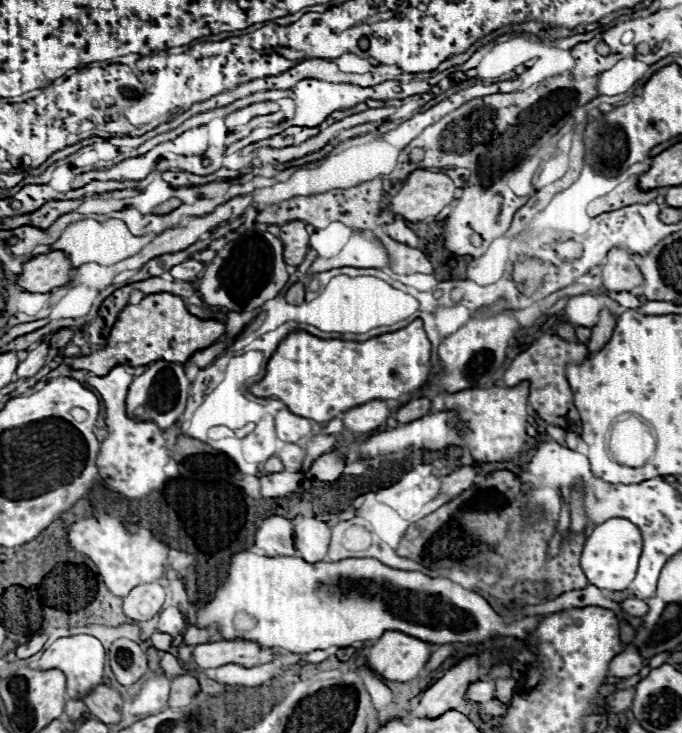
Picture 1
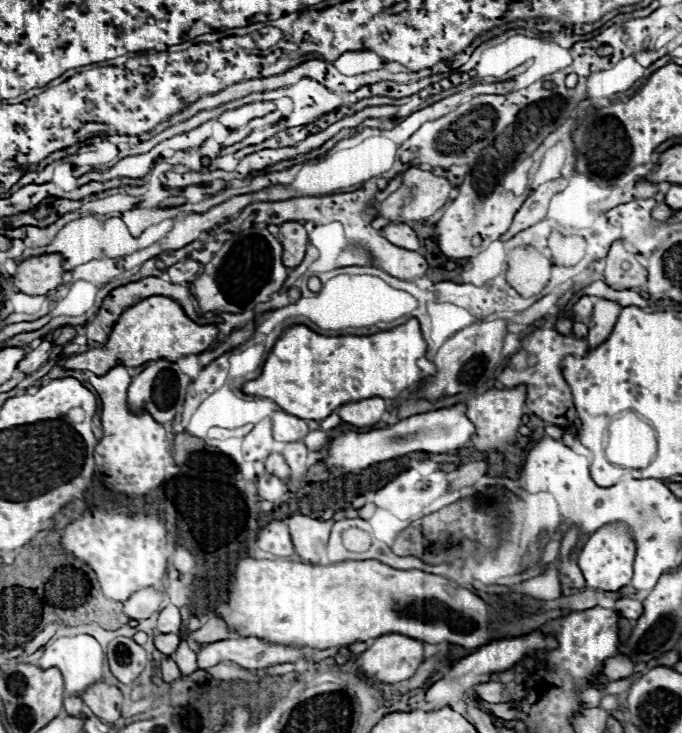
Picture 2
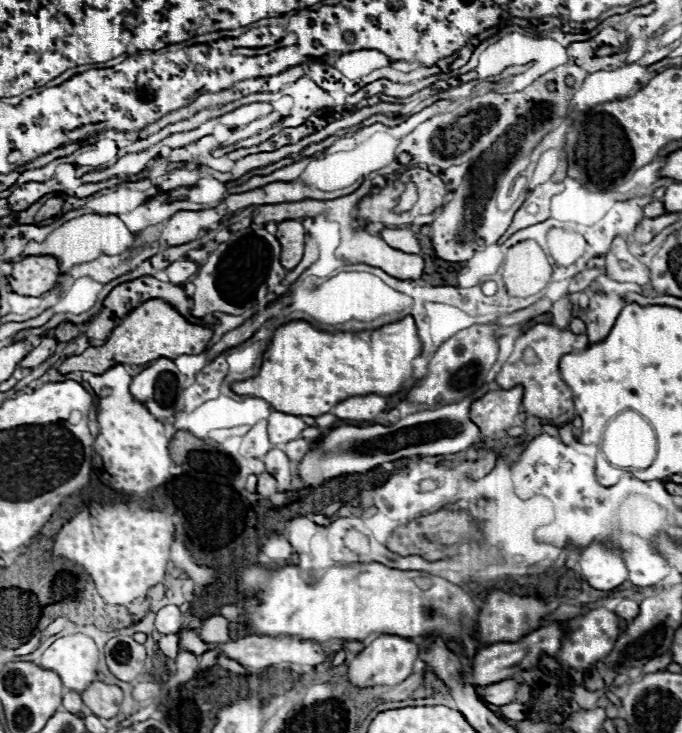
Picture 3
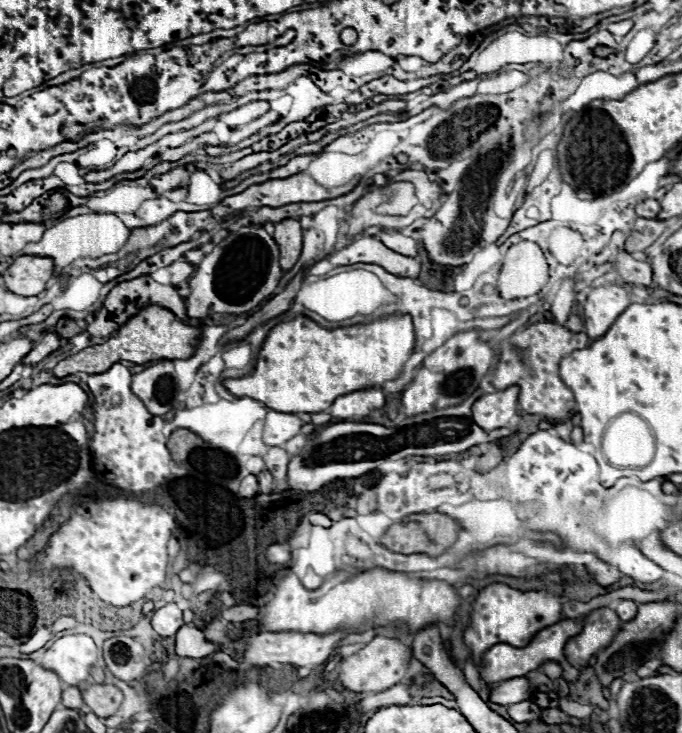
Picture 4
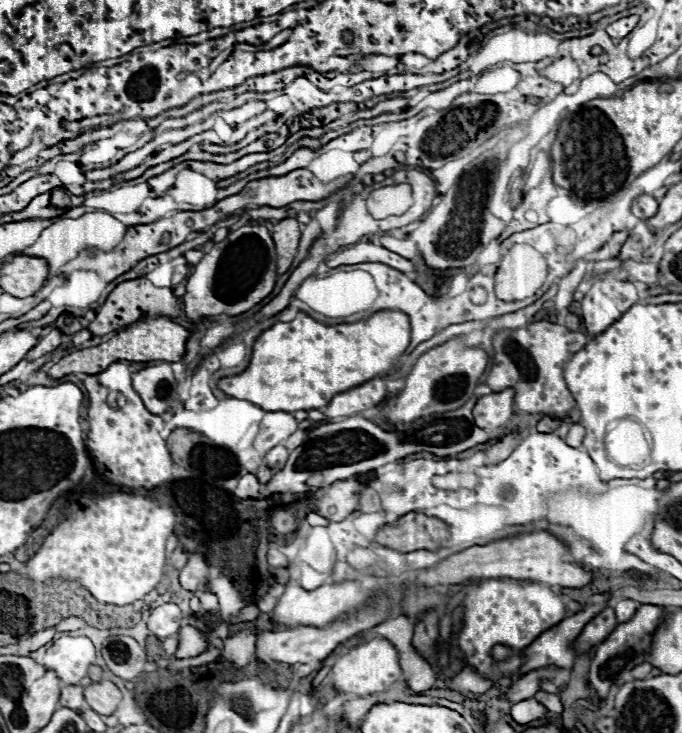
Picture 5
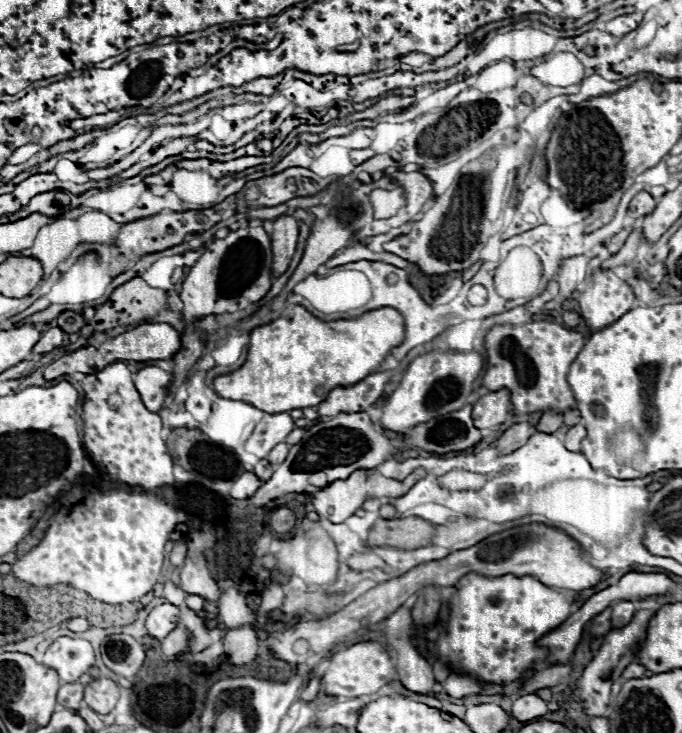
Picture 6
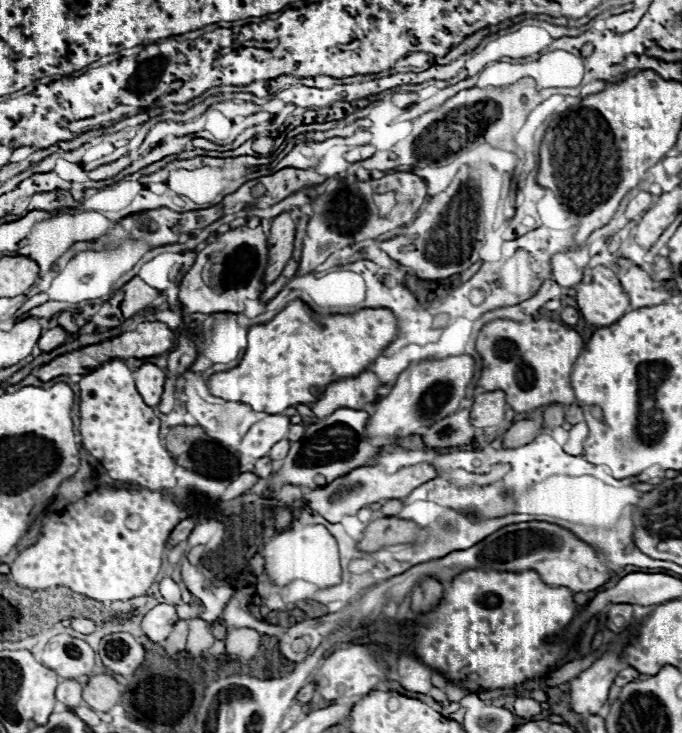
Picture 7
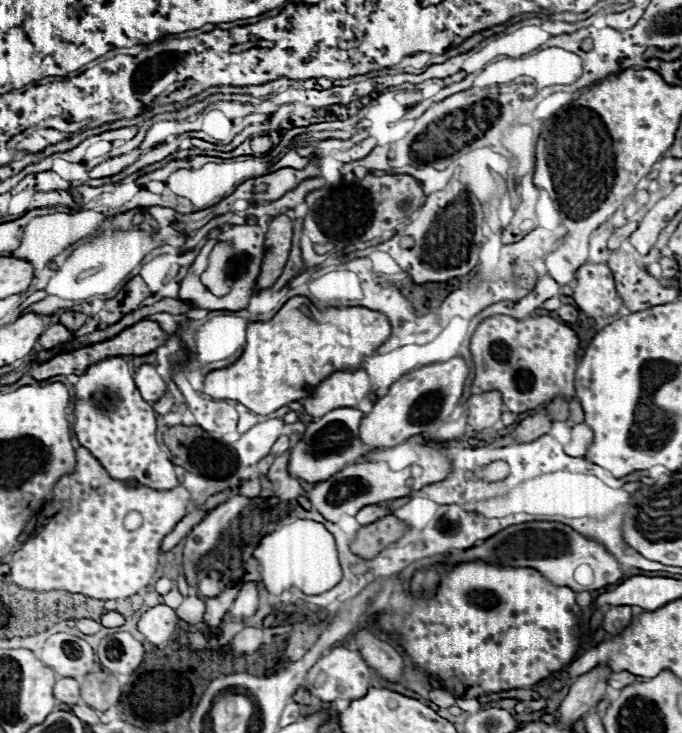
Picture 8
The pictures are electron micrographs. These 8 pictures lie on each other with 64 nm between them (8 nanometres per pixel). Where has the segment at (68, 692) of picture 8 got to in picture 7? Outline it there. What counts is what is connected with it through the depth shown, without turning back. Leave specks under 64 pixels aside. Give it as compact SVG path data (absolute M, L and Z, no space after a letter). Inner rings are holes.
M60 680L56 688L56 700L66 704L68 708L74 708L82 702L82 686L76 680Z

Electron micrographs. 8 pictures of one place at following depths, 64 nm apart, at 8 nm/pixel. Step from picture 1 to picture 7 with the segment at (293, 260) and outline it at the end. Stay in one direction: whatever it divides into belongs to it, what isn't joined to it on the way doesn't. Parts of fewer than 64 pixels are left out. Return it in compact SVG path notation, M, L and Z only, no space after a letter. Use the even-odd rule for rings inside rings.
M280 214L272 220L272 230L268 234L268 264L264 270L266 286L280 276L286 262L292 258L294 230L296 230L296 224L290 218L290 214Z

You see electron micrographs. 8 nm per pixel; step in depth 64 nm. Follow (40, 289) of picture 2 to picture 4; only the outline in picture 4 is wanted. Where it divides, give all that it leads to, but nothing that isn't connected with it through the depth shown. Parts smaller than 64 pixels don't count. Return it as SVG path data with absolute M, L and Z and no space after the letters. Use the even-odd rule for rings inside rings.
M20 256L16 258L8 268L6 272L2 274L4 278L4 286L18 294L18 296L36 296L40 294L42 290L46 290L46 282L52 278L52 260L50 258L40 258L40 256Z

